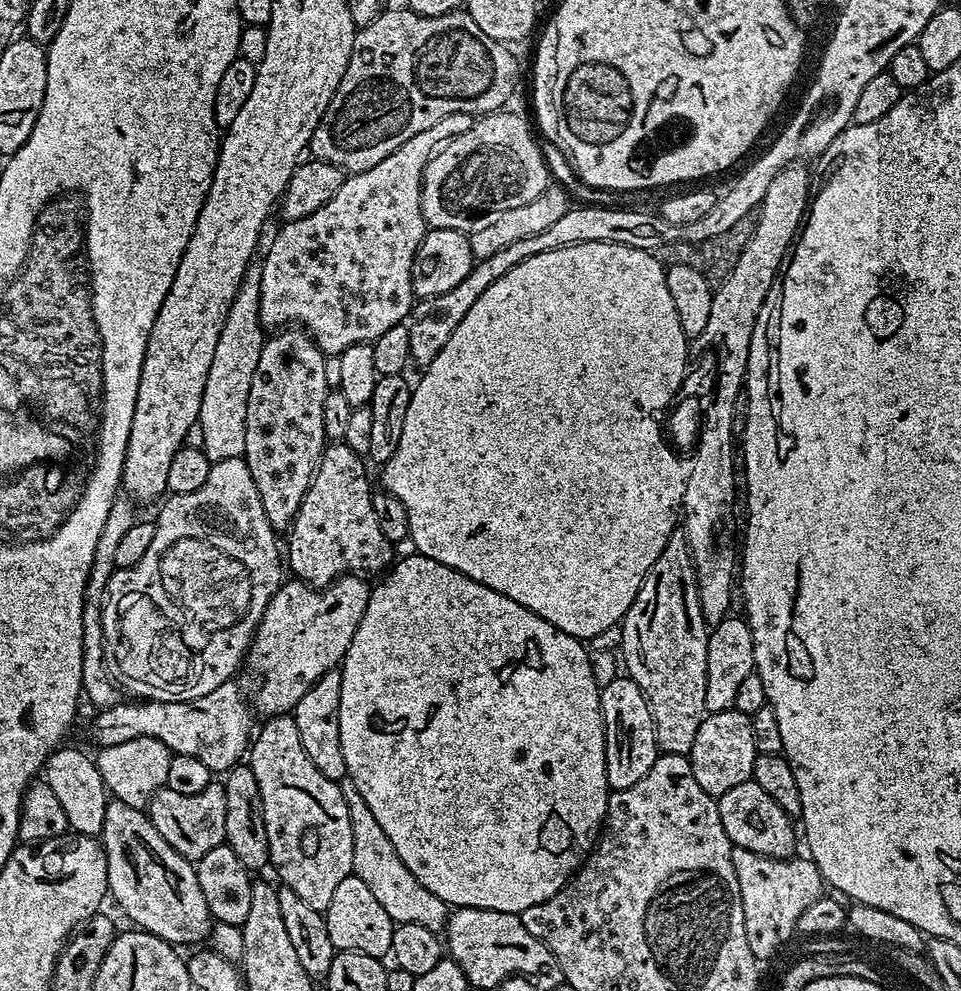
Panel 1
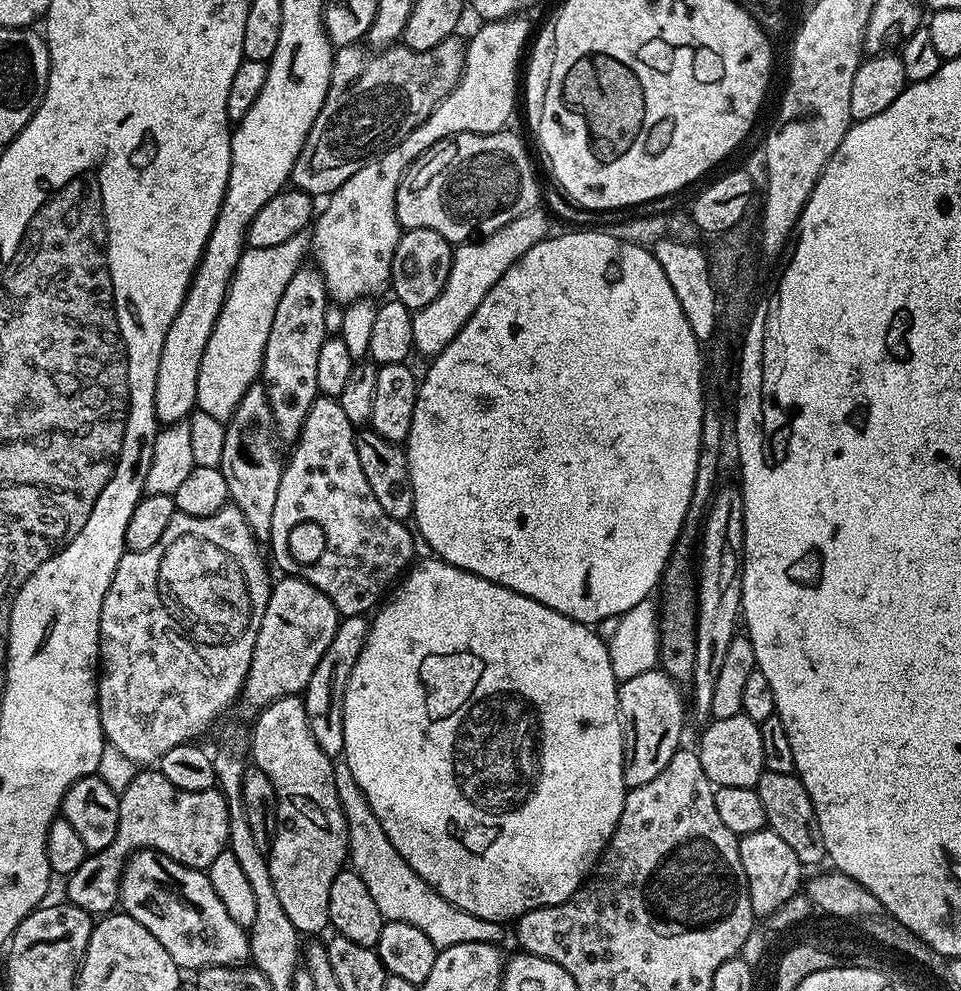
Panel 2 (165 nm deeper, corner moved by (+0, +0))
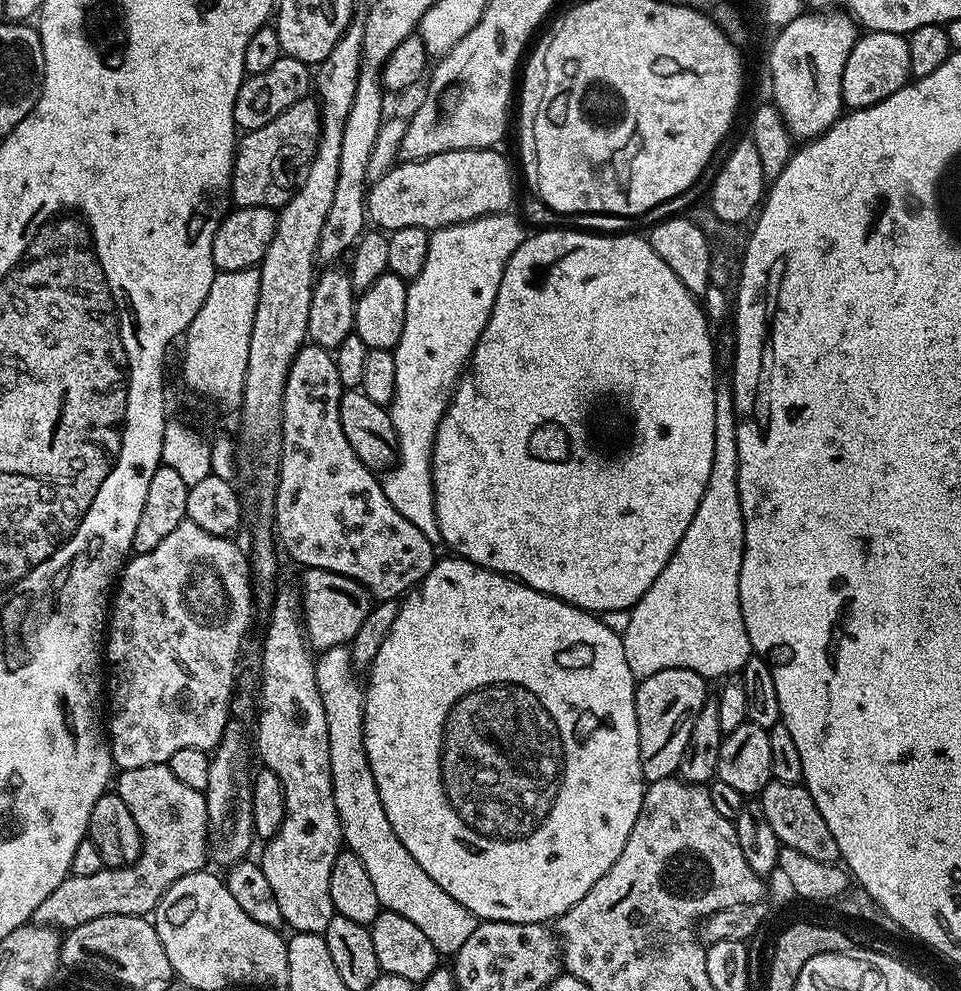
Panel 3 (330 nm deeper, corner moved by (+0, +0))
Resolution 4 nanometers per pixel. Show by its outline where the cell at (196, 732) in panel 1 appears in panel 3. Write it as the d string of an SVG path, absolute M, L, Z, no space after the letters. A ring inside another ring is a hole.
M304 568L304 577L298 580L299 587L302 589L302 616L306 621L306 640L313 649L327 650L339 648L345 642L351 642L354 634L358 634L358 626L366 622L366 614L373 606L370 594L354 578L346 578L342 574L334 574L330 570L321 568Z

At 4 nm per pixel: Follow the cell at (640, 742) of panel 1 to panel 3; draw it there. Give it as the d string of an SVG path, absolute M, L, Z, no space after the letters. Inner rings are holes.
M671 668L658 670L658 674L650 674L636 685L636 717L638 718L638 738L640 739L640 761L645 781L667 780L679 769L682 754L686 750L686 742L690 742L690 730L694 730L694 722L702 710L702 706L710 698L709 681L689 668Z

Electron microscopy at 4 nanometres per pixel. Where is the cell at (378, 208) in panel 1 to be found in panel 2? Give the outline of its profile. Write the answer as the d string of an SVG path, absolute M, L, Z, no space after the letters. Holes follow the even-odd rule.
M509 18L481 23L481 28L467 41L464 50L464 73L453 88L436 103L430 115L421 120L418 127L410 130L410 134L399 137L387 150L381 151L375 158L369 159L369 164L361 163L357 172L349 171L335 185L334 191L327 197L328 205L324 213L315 217L310 228L312 244L311 255L316 255L315 263L324 276L328 287L328 295L333 301L341 300L341 305L347 306L354 300L360 300L376 294L380 287L387 285L392 278L392 263L394 250L398 246L402 229L396 217L396 191L400 180L409 167L421 156L429 152L439 140L447 136L456 136L460 132L503 132L509 127L508 119L518 104L518 80L516 84L516 67L520 64L520 51L528 40L528 24L524 18Z

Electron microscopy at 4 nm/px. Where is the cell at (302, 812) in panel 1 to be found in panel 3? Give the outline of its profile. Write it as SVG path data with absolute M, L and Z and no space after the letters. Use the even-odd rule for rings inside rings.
M281 583L277 587L272 611L266 616L268 629L260 652L254 748L264 759L261 760L263 767L274 770L282 782L286 814L276 837L263 845L264 857L259 857L258 863L274 889L274 898L278 898L285 925L292 927L293 933L323 934L334 915L330 902L330 870L334 870L336 856L342 851L342 833L334 806L326 708L322 706L322 694L318 690L316 660L311 656L302 623L302 592L292 584Z

